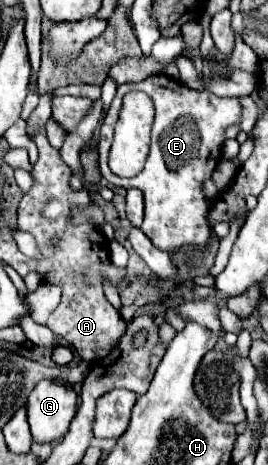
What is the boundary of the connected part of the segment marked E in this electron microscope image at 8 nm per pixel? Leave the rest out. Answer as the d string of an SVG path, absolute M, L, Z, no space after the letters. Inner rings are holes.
M157 74L149 76L137 84L123 84L111 102L111 108L101 126L99 138L99 170L109 184L123 188L139 188L145 196L145 220L141 230L153 242L155 248L165 252L175 252L185 246L195 246L205 250L211 242L211 228L207 222L207 200L203 184L211 178L219 158L221 144L225 142L225 128L241 122L241 102L239 98L219 98L209 90L197 92L181 86L177 80ZM143 90L155 104L155 122L151 130L151 152L141 174L133 178L119 178L107 166L107 154L113 140L115 126L115 100L121 100L127 92Z

